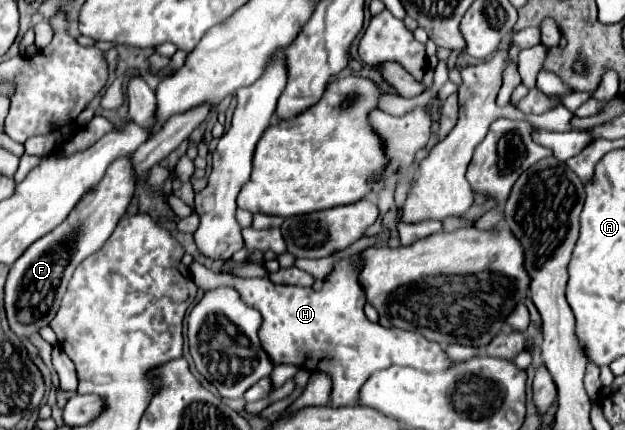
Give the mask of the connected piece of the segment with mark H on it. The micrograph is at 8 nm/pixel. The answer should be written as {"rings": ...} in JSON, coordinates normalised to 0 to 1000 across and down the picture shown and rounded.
{"rings":[[[570,600],[547,605],[525,637],[512,679],[480,665],[435,660],[429,647],[384,647],[362,633],[339,633],[317,609],[307,609],[304,637],[317,670],[339,674],[349,665],[368,665],[381,674],[387,698],[419,730],[416,791],[438,847],[474,847],[494,865],[522,865],[531,874],[531,944],[573,940],[576,898],[592,870],[621,856],[627,847],[646,847],[656,837],[669,860],[701,865],[720,851],[710,809],[701,795],[688,795],[678,781],[650,772],[640,763],[614,763],[589,749],[582,735],[582,674],[570,651]]]}

